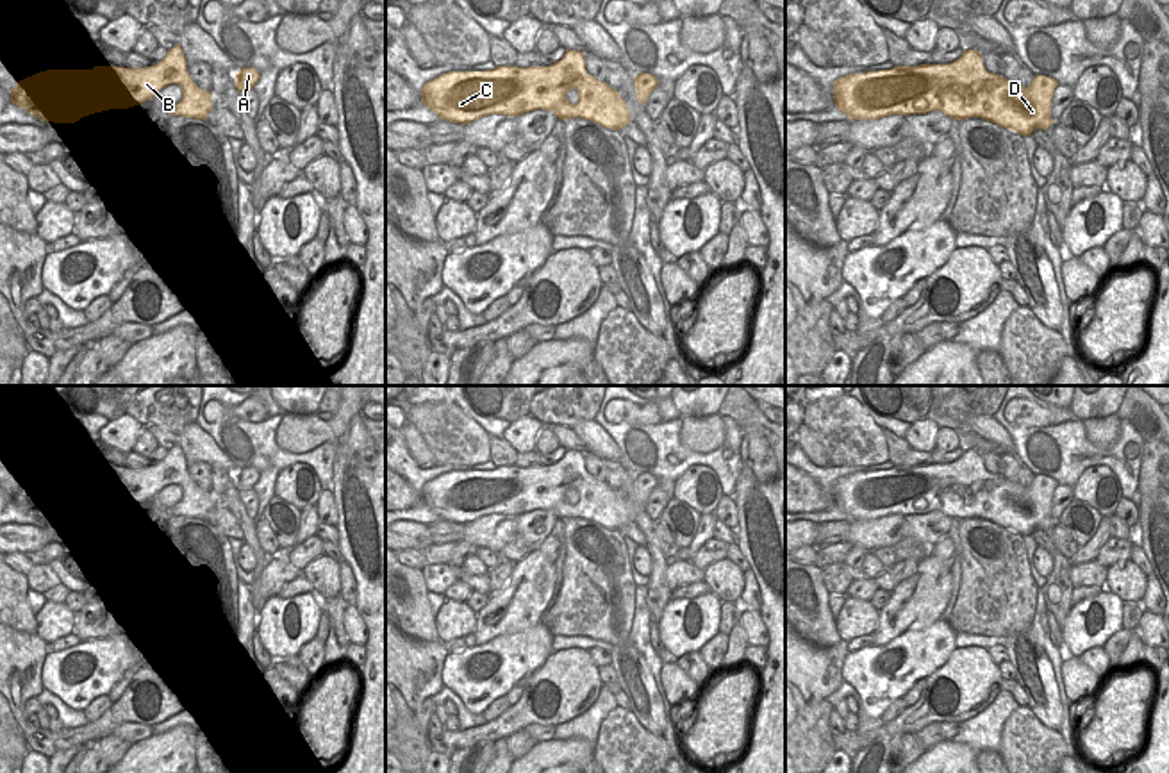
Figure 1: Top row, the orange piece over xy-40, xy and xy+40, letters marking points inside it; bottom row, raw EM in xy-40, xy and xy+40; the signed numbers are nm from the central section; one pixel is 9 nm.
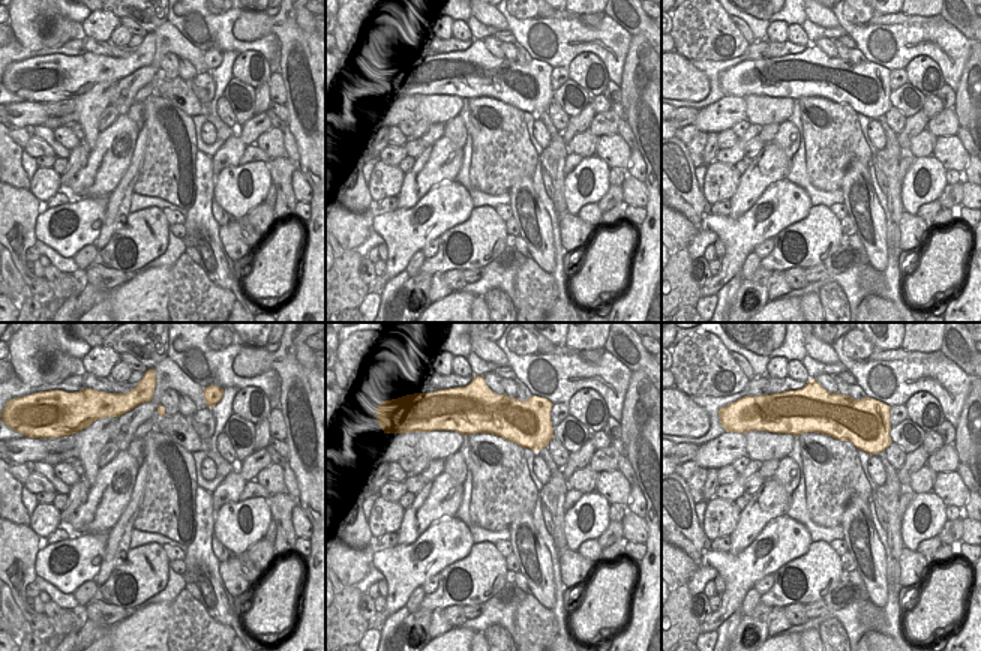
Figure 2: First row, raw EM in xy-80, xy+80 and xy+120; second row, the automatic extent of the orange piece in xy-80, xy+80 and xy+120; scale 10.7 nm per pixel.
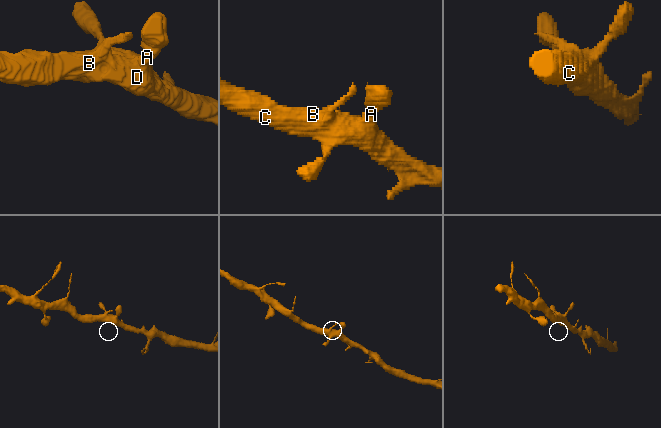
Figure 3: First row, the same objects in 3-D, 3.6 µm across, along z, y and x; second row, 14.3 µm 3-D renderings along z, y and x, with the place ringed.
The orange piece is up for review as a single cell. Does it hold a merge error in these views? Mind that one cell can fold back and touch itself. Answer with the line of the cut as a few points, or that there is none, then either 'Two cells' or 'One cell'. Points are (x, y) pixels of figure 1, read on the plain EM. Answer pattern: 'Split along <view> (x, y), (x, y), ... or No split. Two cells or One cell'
No split. One cell

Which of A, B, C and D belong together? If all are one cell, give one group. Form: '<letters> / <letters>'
A B C D

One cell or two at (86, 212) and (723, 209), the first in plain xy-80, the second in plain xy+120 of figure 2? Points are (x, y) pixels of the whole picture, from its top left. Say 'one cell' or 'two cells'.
two cells

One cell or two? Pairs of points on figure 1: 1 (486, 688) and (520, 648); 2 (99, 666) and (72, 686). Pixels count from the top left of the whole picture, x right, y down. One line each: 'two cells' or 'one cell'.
1: one cell
2: one cell

